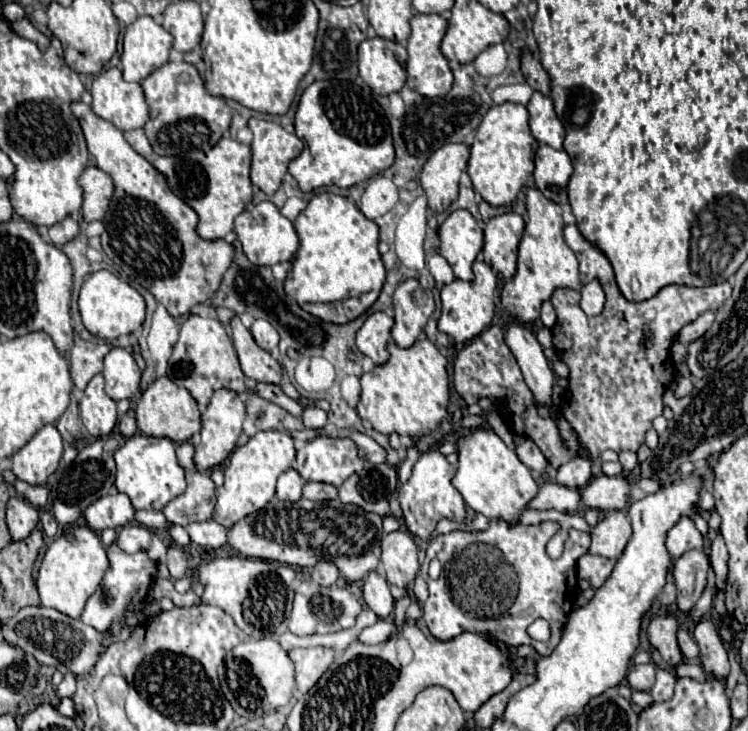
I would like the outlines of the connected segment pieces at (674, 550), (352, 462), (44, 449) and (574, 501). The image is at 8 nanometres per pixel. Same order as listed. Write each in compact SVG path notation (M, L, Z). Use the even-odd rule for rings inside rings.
M682 517L666 535L666 547L672 559L678 559L678 555L690 551L690 549L704 549L704 537L694 527L694 523L688 517Z
M316 437L296 455L296 471L304 481L320 481L340 487L352 473L362 471L364 463L350 439Z
M44 425L18 453L12 455L12 473L30 485L44 485L58 469L64 451L62 437L54 425Z
M558 483L540 485L538 495L530 501L532 509L556 509L564 513L578 513L580 507L580 491L570 489Z

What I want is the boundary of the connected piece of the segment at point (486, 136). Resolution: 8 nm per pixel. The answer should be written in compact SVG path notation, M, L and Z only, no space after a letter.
M502 103L494 105L482 119L474 143L470 147L468 175L474 183L474 191L494 207L510 205L526 185L534 171L534 137L528 127L528 111L524 105Z

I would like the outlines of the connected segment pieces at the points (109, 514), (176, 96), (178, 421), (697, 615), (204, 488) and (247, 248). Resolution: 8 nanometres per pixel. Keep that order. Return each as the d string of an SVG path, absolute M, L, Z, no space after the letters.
M106 495L88 507L84 511L84 517L88 521L88 527L94 531L102 531L104 527L116 529L134 521L134 507L128 495Z
M168 61L148 79L144 79L142 87L150 105L150 121L144 125L144 129L156 155L180 155L192 149L208 151L230 127L232 109L228 103L222 97L212 97L206 91L198 69L186 61Z
M168 377L156 379L142 393L142 397L140 397L138 405L136 405L136 421L138 421L138 427L140 427L140 431L144 435L166 437L166 439L172 439L174 443L184 443L194 433L198 433L202 429L200 411L198 411L198 405L194 401L194 397L190 395L190 391L186 391L184 387L178 387Z
M710 567L708 571L706 587L692 610L696 622L698 622L703 617L703 615L708 613L708 611L711 609L716 591L715 574L712 567Z
M188 473L186 491L172 499L164 507L164 515L170 523L188 525L192 521L210 521L214 511L214 483L208 473Z
M262 201L258 205L250 205L246 211L242 211L236 217L234 225L236 225L234 231L242 243L244 253L254 265L284 263L284 261L290 261L294 257L294 253L298 251L300 241L298 241L294 223L290 219L286 219L272 201Z

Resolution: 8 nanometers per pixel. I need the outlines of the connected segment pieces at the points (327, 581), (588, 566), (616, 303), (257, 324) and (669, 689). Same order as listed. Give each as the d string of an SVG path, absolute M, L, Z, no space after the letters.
M318 561L316 565L314 565L314 569L312 569L312 581L316 581L318 585L324 585L324 587L328 587L328 585L334 585L336 583L336 579L338 579L338 567L334 567L334 563L330 563L330 561Z
M586 553L578 559L578 569L576 571L578 571L580 579L586 579L596 589L608 579L608 575L612 573L612 567L614 567L614 563L610 559Z
M576 225L564 227L564 239L580 261L582 283L592 279L602 283L606 291L606 307L596 317L586 315L580 309L578 291L572 289L556 289L550 299L558 315L554 337L564 335L570 339L570 353L560 353L562 361L570 367L570 387L564 393L566 399L560 413L570 421L582 445L588 447L590 459L598 459L606 449L616 453L624 449L638 451L644 443L646 431L652 427L654 417L662 415L662 395L666 385L674 379L674 369L666 359L670 355L672 337L700 313L708 309L716 311L730 297L732 287L728 283L702 289L666 285L654 297L640 303L630 303L622 297L606 255L594 247Z
M256 319L250 327L250 333L264 351L272 351L278 347L278 331L274 331L274 327L266 319Z
M658 669L656 673L656 683L650 689L650 695L654 701L670 701L672 693L674 693L674 683L676 683L676 675L668 669Z

